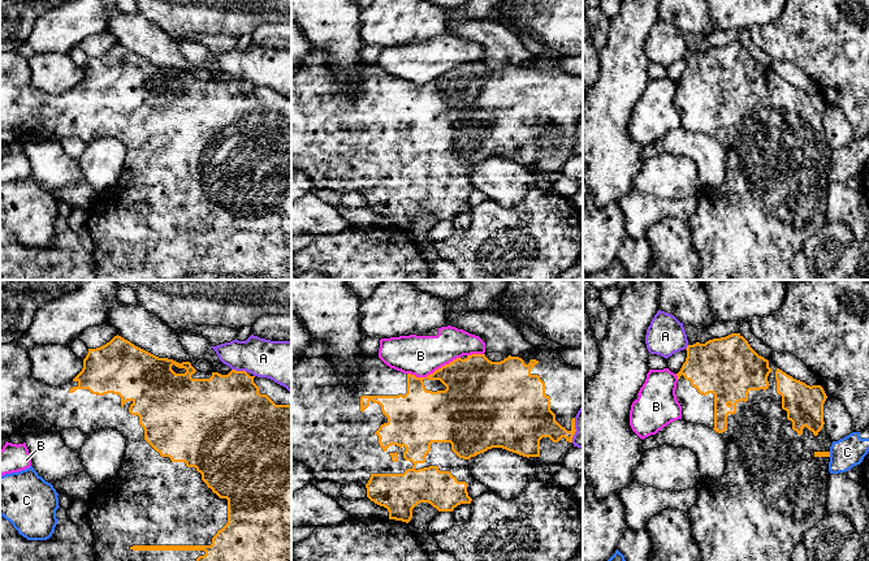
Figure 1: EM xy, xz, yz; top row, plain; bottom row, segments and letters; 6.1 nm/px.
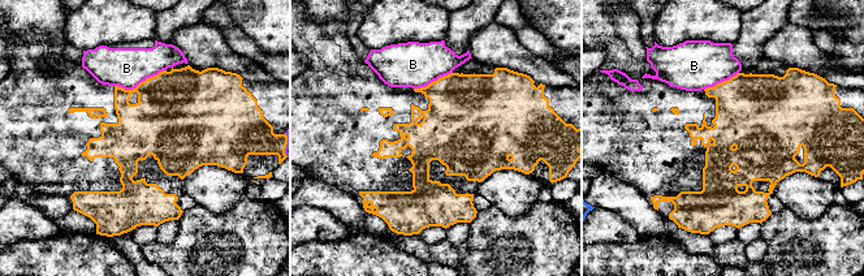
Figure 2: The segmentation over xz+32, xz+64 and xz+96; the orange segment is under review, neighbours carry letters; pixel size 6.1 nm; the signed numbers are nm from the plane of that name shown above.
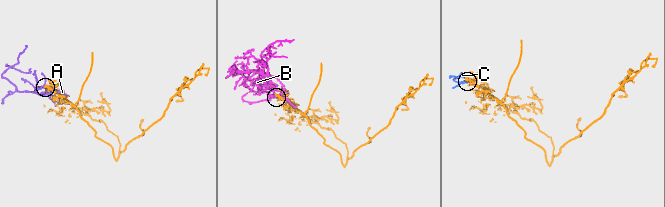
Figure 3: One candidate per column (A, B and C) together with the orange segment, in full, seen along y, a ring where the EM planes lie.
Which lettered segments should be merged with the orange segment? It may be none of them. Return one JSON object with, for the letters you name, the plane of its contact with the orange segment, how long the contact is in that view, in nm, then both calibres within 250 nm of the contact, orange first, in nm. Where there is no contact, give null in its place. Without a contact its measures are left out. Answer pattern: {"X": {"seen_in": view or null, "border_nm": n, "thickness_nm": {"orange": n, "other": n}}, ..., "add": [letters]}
{"add": []}

